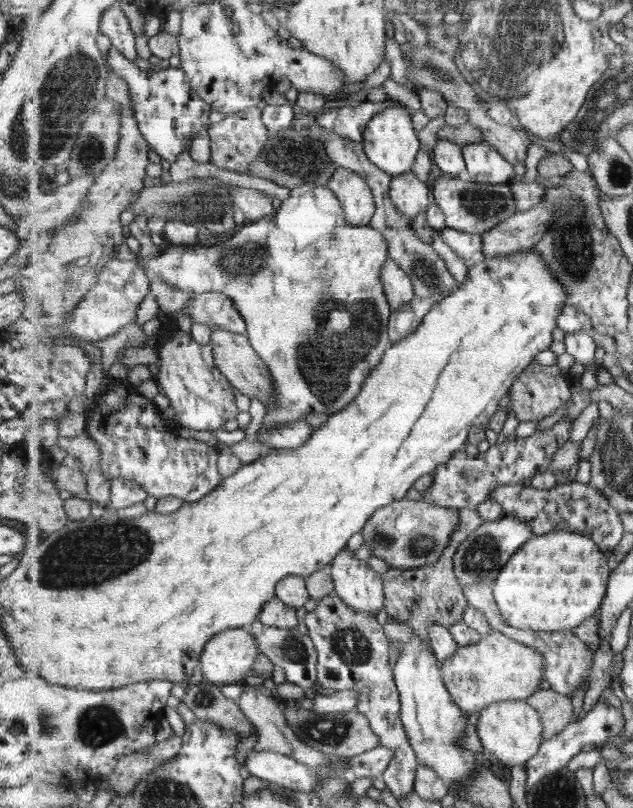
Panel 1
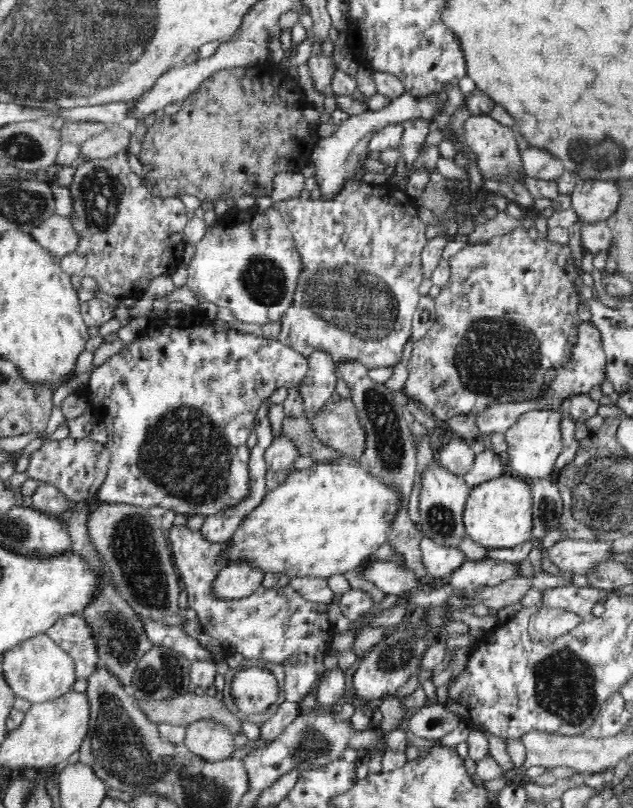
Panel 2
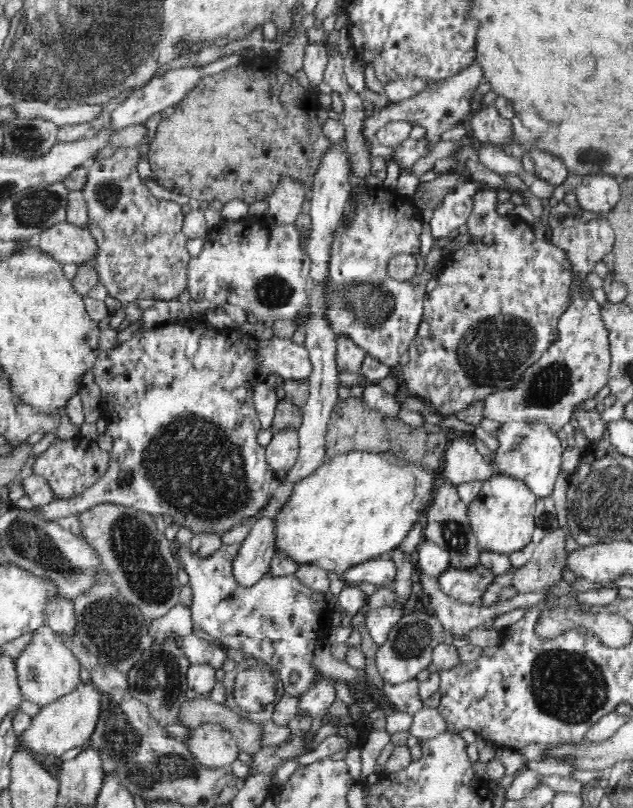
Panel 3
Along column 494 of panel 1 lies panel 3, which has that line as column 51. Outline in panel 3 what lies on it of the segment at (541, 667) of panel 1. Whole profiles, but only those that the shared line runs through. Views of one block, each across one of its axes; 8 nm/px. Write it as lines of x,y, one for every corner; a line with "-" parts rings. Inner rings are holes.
46,623
40,625
36,632
32,644
17,658
18,685
23,700
44,708
74,692
81,684
82,667
79,659
60,641
60,638

